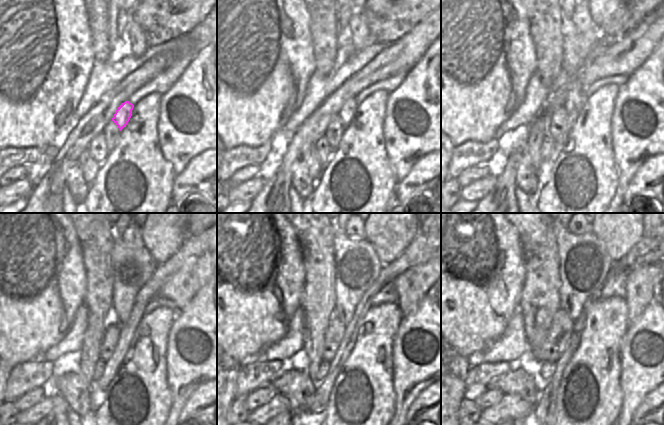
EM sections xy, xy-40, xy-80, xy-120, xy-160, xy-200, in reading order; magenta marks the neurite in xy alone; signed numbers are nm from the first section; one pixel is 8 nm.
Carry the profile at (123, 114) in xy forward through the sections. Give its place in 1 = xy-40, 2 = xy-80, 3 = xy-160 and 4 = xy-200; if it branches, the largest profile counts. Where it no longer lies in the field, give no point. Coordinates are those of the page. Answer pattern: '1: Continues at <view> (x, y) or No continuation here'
1: Continues at xy-40 (348, 110)
2: Continues at xy-80 (577, 46)
3: Continues at xy-160 (358, 265)
4: Continues at xy-200 (585, 264).

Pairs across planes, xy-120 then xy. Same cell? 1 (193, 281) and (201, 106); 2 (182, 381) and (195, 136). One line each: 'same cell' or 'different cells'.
1: different cells
2: same cell

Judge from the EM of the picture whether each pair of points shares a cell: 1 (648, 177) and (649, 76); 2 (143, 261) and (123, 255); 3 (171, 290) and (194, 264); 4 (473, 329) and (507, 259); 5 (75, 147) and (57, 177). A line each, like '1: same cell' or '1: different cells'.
1: different cells
2: same cell
3: same cell
4: same cell
5: same cell

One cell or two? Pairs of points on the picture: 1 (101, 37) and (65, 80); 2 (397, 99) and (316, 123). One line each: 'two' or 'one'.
1: two
2: two

